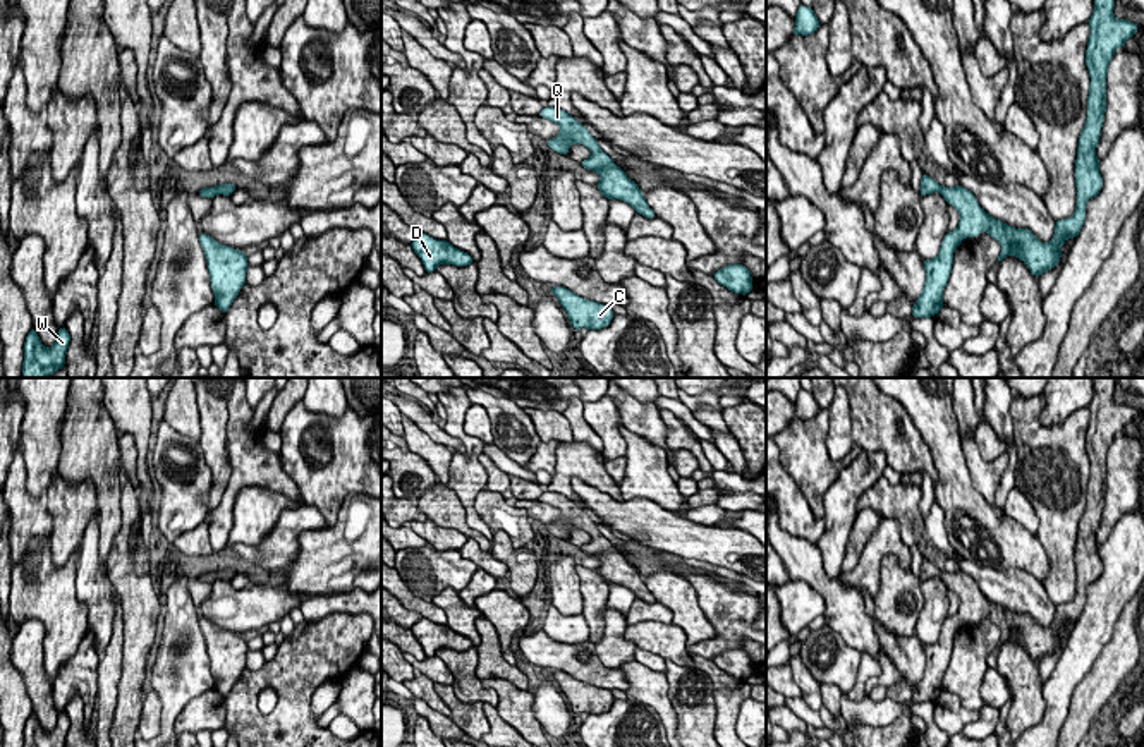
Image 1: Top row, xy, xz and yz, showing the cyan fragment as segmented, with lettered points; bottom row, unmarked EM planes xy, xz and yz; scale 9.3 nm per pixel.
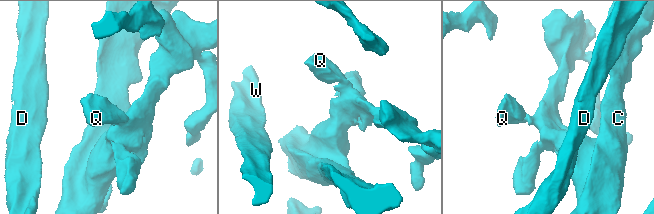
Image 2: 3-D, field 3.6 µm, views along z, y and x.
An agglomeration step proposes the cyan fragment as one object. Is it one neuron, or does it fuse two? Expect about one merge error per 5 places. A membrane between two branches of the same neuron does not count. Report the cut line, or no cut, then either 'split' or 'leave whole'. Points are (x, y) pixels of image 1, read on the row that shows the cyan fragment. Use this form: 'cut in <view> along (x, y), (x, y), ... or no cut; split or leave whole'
no cut; leave whole

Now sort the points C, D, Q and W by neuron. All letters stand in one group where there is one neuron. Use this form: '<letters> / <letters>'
C D Q W

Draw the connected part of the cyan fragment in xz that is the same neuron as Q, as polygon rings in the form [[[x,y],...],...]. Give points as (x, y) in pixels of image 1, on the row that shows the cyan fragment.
[[[545,106],[539,112],[539,117],[560,125],[560,134],[546,141],[553,151],[569,156],[569,148],[572,144],[582,144],[591,151],[591,158],[582,160],[581,165],[601,177],[596,185],[606,199],[620,199],[629,203],[636,213],[646,218],[656,216],[637,184],[630,180],[625,172],[617,167],[613,160],[598,146],[598,139],[589,134],[584,124],[577,122],[567,112],[553,106]]]

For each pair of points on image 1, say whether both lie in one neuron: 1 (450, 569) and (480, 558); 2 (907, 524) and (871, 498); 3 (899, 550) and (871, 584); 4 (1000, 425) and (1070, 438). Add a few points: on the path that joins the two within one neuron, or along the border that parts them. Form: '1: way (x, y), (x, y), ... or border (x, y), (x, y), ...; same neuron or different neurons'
1: border (459, 550), (478, 567); different neurons
2: way (900, 514), (882, 498); same neuron
3: way (887, 550), (871, 562), (871, 572); same neuron
4: border (1012, 395), (1010, 418), (1017, 466); different neurons

